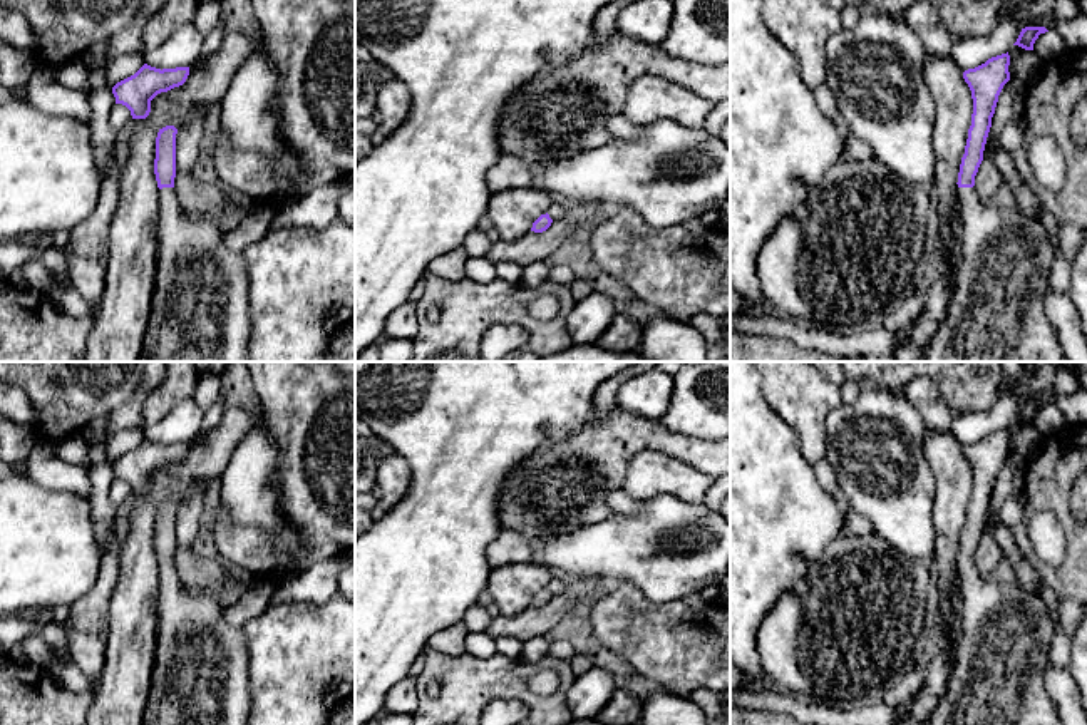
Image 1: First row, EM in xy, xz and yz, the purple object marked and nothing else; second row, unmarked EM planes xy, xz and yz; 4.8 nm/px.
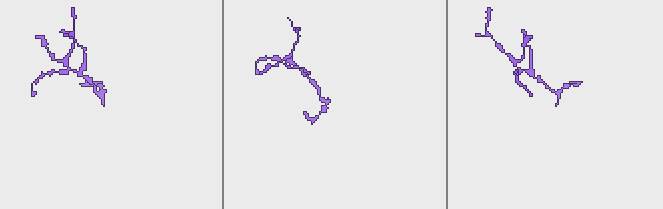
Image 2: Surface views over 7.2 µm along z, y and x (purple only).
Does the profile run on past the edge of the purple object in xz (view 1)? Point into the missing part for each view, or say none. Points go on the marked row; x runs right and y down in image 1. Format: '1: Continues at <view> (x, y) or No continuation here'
1: No continuation here

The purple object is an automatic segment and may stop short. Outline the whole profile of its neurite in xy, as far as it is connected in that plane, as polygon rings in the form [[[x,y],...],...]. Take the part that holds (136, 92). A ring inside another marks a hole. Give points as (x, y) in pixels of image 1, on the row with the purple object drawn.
[[[144,64],[134,75],[112,87],[116,104],[131,111],[132,119],[146,119],[151,112],[151,100],[186,82],[189,67],[156,69]]]

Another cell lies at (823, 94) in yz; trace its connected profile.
[[[827,84],[819,85],[814,90],[814,97],[822,116],[832,121],[836,126],[844,127],[842,117],[836,109],[836,100]]]

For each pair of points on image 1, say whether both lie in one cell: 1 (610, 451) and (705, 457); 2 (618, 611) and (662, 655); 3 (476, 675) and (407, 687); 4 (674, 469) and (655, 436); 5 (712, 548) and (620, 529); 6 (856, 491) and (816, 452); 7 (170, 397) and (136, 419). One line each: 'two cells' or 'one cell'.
1: one cell
2: one cell
3: two cells
4: two cells
5: one cell
6: two cells
7: two cells

